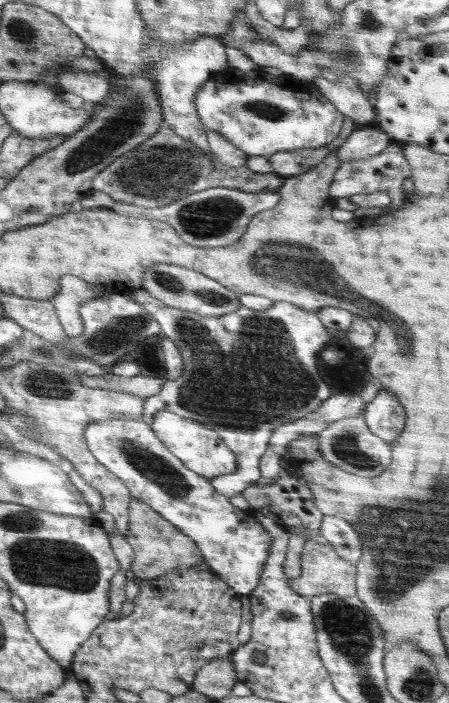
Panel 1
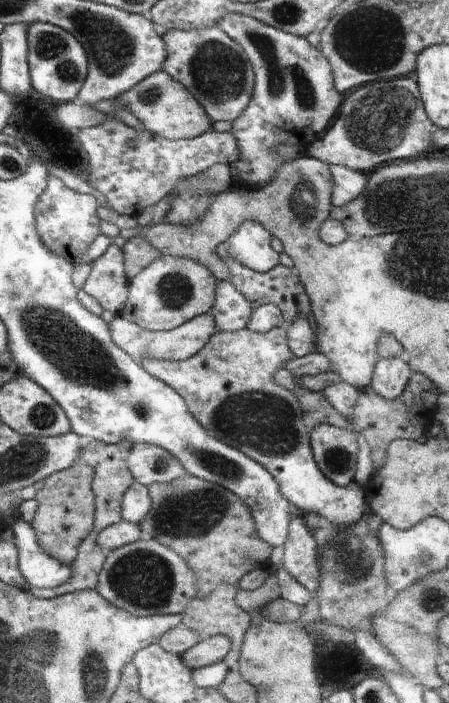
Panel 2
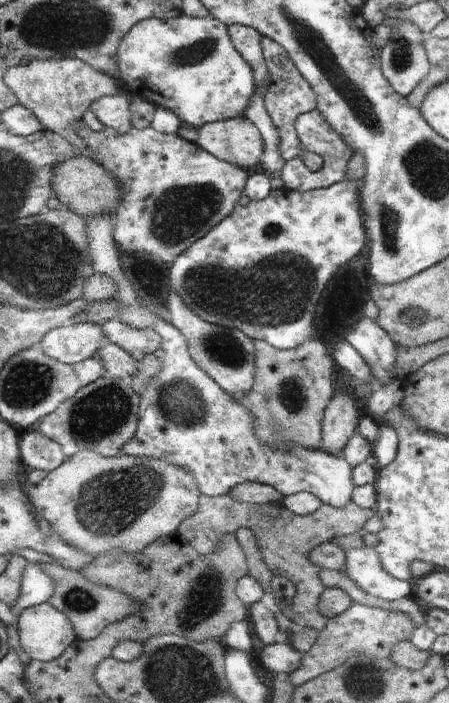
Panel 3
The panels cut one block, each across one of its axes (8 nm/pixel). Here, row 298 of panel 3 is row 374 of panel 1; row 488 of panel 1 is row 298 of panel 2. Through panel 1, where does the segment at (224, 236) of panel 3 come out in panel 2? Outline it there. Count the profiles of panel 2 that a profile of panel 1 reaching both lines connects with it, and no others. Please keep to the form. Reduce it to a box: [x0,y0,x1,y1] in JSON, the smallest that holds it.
[211,281,252,333]

